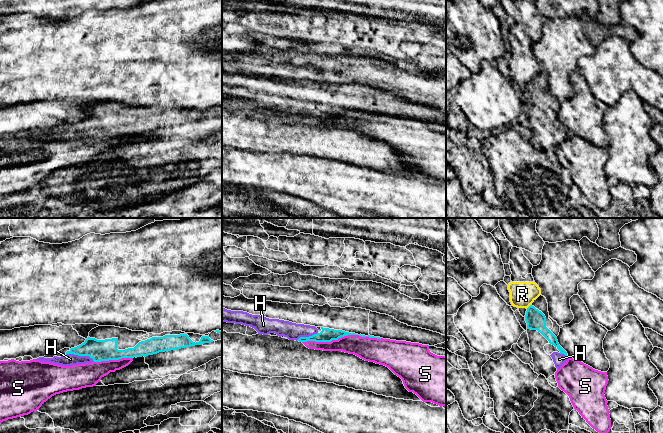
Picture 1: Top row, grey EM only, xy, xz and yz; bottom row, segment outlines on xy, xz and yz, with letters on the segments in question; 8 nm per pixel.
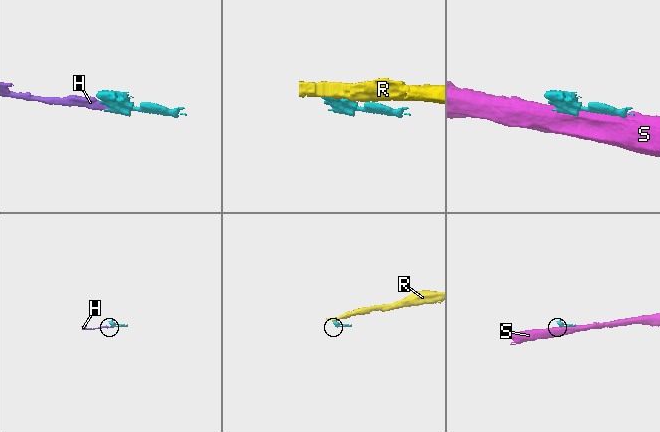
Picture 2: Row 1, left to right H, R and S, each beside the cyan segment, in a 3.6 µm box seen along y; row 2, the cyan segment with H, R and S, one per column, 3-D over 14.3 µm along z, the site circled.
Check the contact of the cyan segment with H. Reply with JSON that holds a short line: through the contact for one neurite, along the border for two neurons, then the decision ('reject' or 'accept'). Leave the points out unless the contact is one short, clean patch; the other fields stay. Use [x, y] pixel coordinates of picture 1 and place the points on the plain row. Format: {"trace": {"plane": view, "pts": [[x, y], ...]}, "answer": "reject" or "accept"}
{"trace": {"plane": "xy", "pts": [[99, 126], [91, 126], [80, 131], [70, 135]]}, "answer": "accept"}

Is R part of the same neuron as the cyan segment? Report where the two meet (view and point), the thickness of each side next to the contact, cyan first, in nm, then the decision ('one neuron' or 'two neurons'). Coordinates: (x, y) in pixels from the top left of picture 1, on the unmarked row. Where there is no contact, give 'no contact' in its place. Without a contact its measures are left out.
yz (529, 82) | 160/200 nm | two neurons

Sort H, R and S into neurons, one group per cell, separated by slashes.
H / R / S

